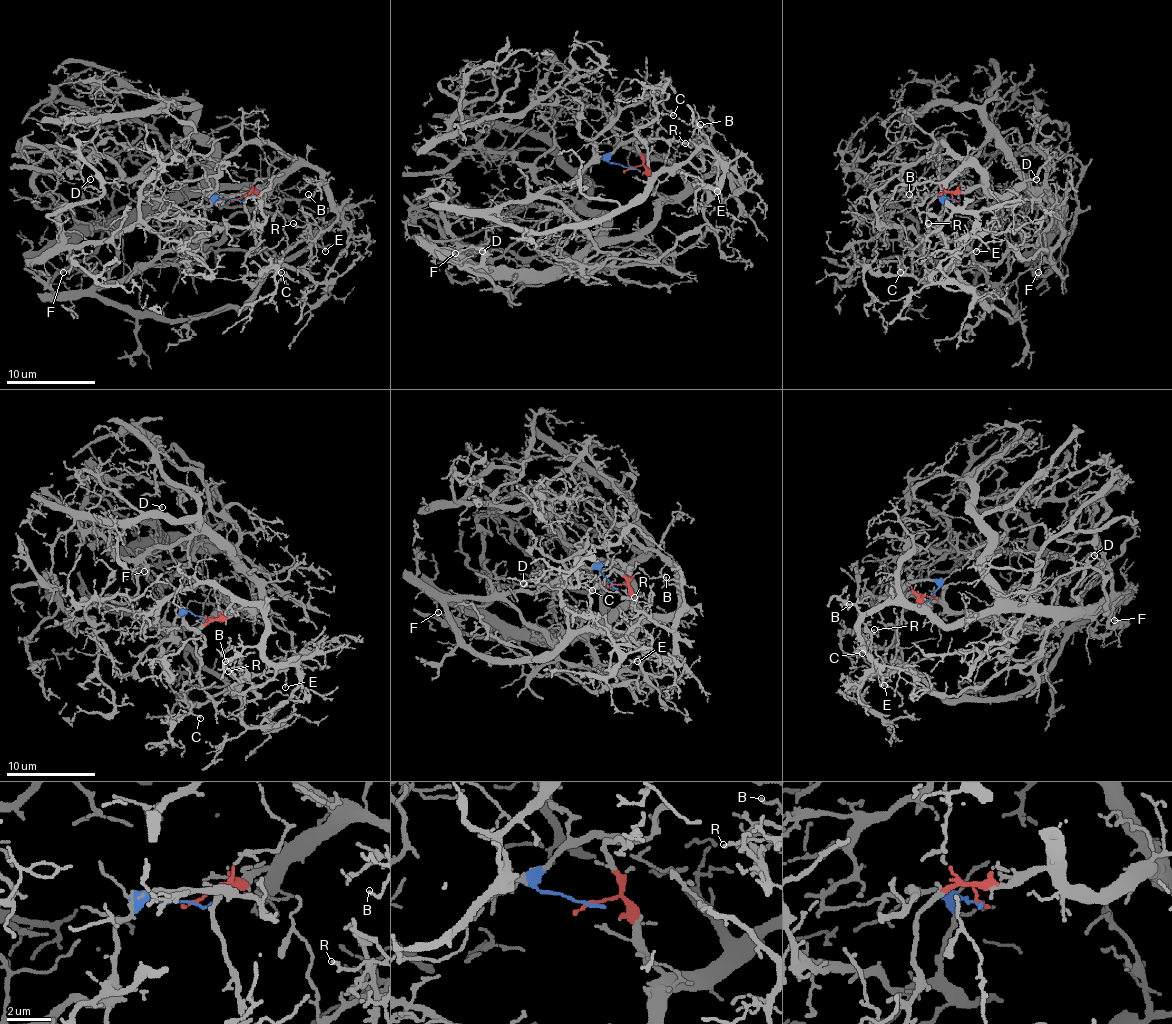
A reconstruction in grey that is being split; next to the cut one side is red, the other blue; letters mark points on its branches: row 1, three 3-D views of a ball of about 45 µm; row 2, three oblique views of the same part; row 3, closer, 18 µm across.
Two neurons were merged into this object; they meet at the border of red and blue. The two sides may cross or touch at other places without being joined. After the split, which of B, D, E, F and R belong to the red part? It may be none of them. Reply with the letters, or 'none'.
B, D, F, R

